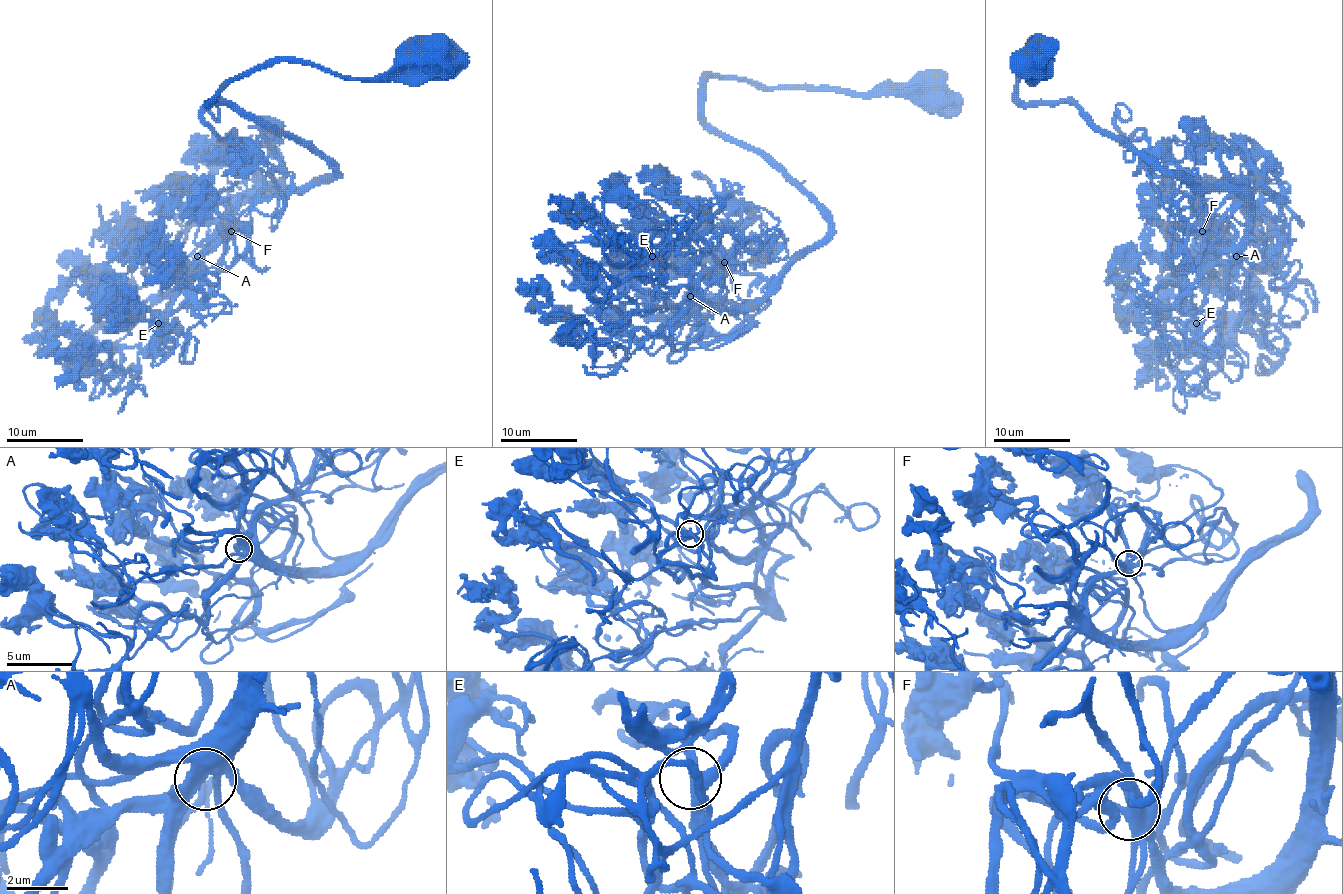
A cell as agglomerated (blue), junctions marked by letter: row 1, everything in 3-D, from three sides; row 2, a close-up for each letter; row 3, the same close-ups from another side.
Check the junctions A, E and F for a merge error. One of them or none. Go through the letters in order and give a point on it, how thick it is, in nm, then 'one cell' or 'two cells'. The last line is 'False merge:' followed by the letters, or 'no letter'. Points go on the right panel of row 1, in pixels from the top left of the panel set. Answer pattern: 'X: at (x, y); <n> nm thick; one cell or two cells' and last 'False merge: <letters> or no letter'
A: at (1236, 256); 440 nm thick; one cell
E: at (1196, 323); 320 nm thick; one cell
F: at (1202, 231); 500 nm thick; one cell
False merge: no letter

